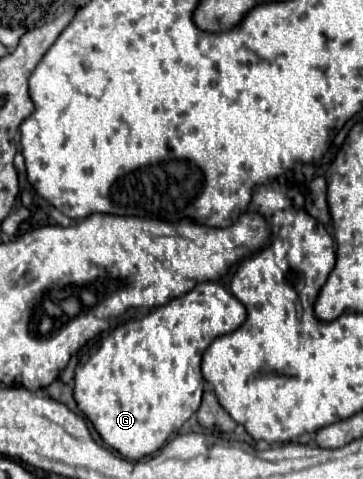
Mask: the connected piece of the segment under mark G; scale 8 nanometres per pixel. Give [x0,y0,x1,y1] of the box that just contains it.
[73,282,245,460]

